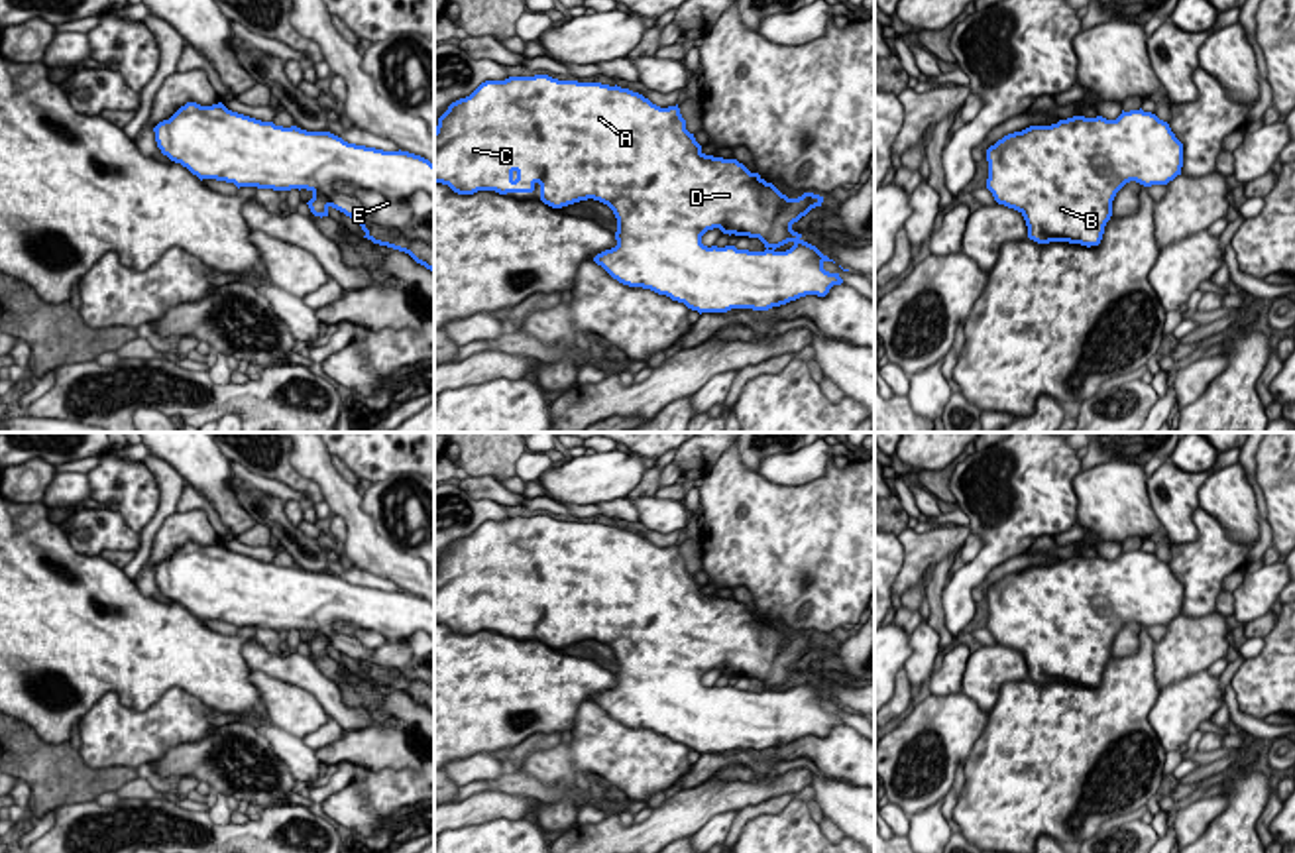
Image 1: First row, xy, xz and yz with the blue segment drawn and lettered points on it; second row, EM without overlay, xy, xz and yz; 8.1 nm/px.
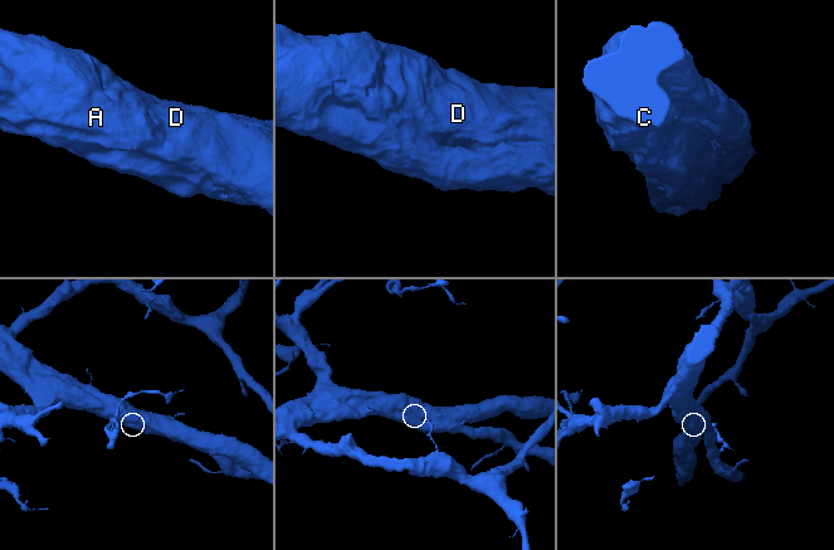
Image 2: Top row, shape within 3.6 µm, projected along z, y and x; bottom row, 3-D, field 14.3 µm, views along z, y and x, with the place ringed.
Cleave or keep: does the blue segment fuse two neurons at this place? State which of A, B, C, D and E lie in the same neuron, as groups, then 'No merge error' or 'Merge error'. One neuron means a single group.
Groups: A B C D E. No merge error

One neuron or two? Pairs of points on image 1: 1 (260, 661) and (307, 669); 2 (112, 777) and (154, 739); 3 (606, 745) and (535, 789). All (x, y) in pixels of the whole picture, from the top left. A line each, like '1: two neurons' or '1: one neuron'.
1: one neuron
2: two neurons
3: two neurons

